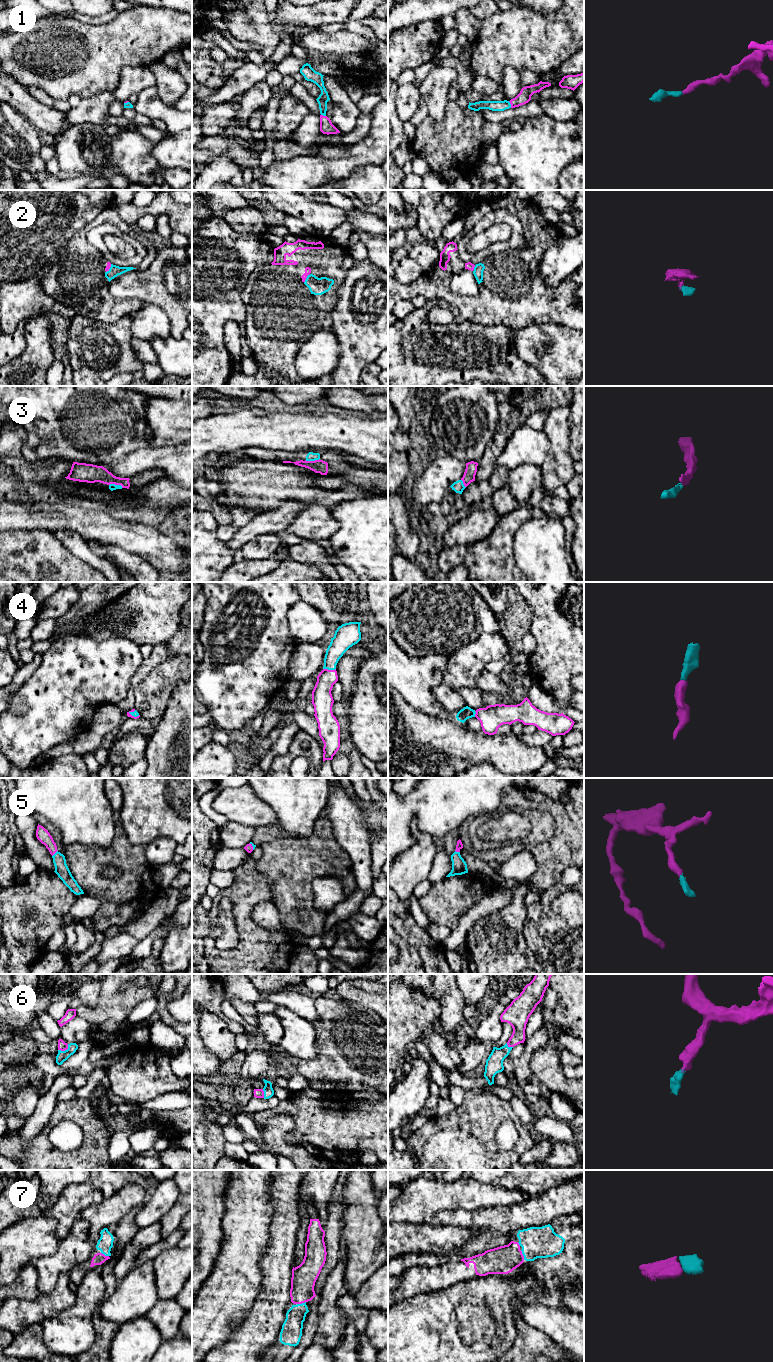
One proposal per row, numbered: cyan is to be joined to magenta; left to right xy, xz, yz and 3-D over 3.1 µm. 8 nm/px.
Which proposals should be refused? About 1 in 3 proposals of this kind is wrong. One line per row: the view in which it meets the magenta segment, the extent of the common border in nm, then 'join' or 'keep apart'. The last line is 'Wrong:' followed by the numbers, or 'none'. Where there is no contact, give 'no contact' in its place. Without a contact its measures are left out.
1: meets magenta in yz; contact 60 nm long; join
2: meets magenta in xz; contact 80 nm long; join
3: meets magenta in xy; contact 110 nm long; join
4: meets magenta in xz; contact 100 nm long; join
5: meets magenta in xy; contact 70 nm long; join
6: meets magenta in xy; contact 100 nm long; join
7: meets magenta in yz; contact 90 nm long; join
Wrong: none

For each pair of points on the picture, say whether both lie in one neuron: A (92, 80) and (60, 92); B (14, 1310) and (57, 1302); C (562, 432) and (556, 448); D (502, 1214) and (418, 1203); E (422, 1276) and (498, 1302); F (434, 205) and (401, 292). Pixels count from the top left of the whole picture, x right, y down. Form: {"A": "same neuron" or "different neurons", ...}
{"A": "same neuron", "B": "same neuron", "C": "same neuron", "D": "different neurons", "E": "different neurons", "F": "different neurons"}

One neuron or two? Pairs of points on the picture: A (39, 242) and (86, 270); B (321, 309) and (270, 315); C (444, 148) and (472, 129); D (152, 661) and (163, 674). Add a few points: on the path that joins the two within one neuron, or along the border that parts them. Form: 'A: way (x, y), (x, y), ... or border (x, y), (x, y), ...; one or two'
A: border (73, 235), (67, 243), (65, 253), (45, 272); two
B: way (308, 314), (283, 315); one
C: way (451, 148), (465, 134); one
D: border (170, 655), (158, 664), (140, 683); two

